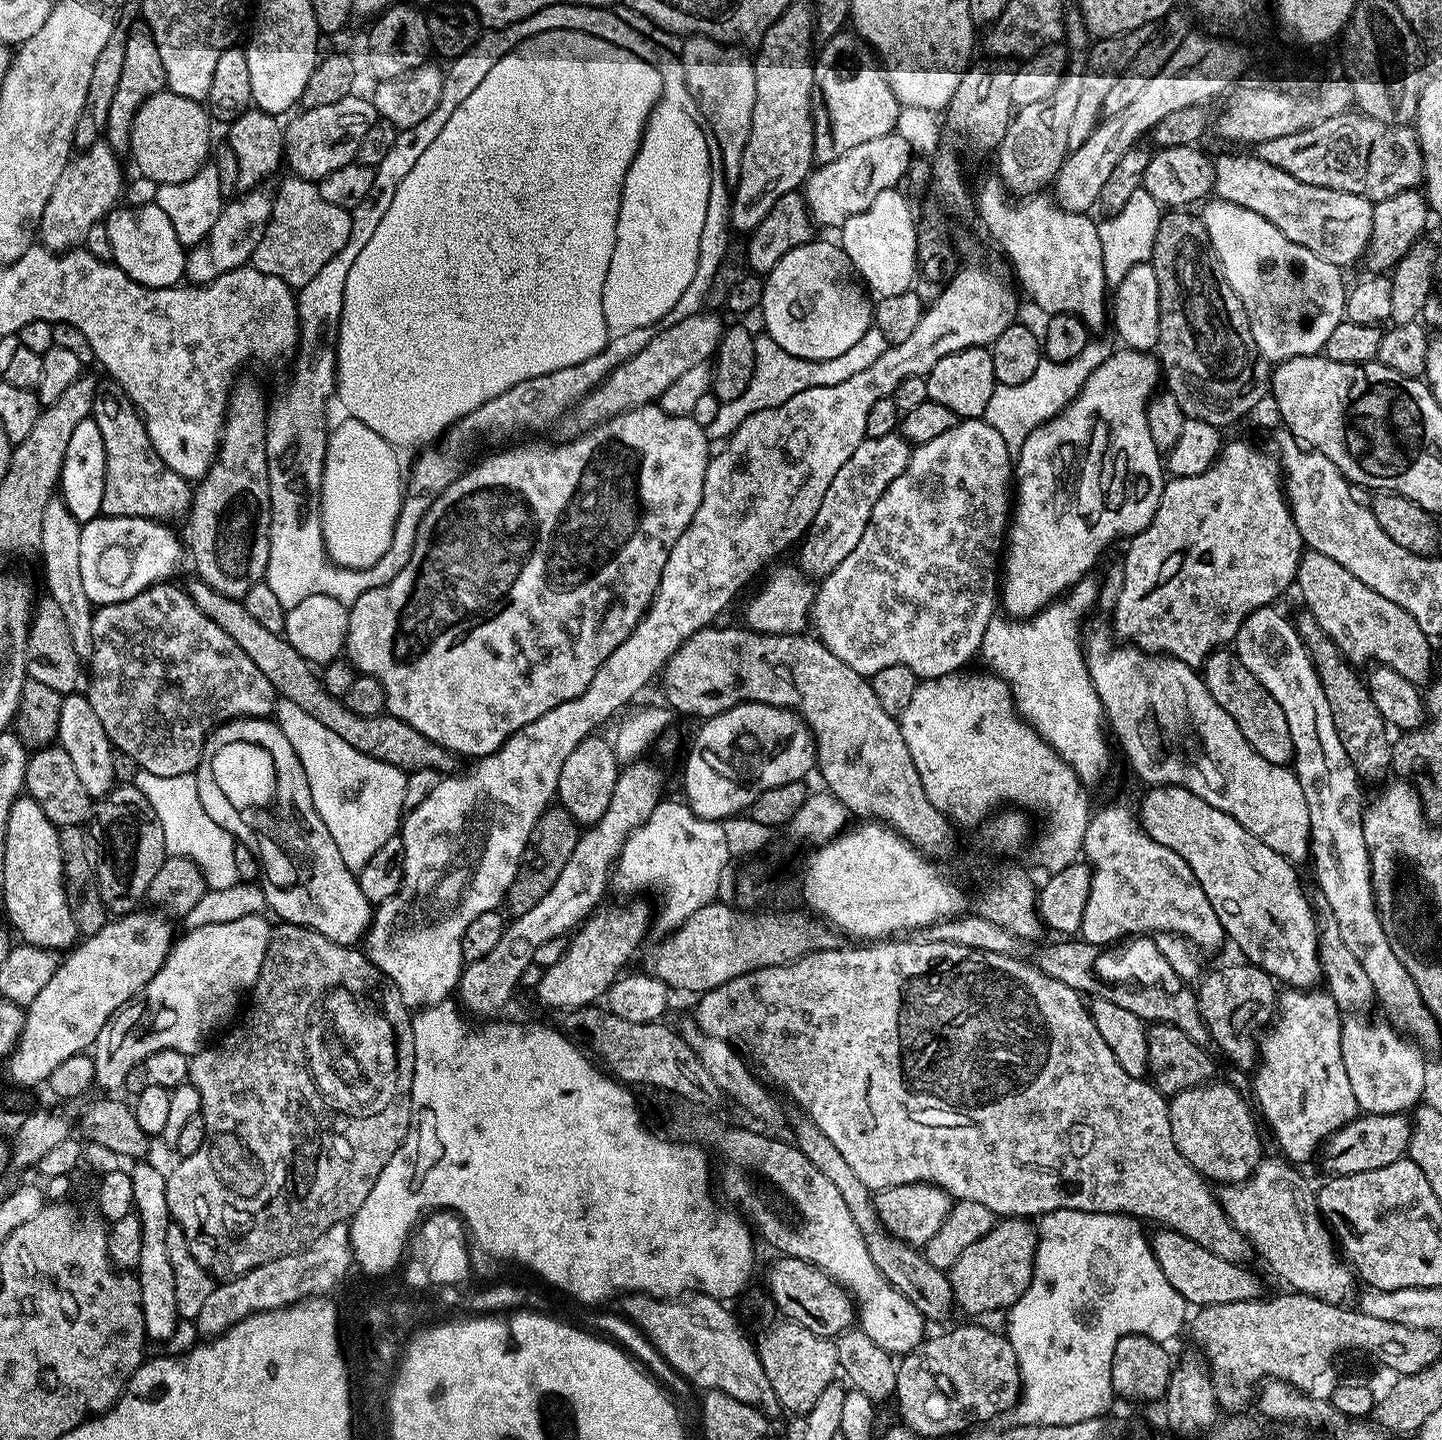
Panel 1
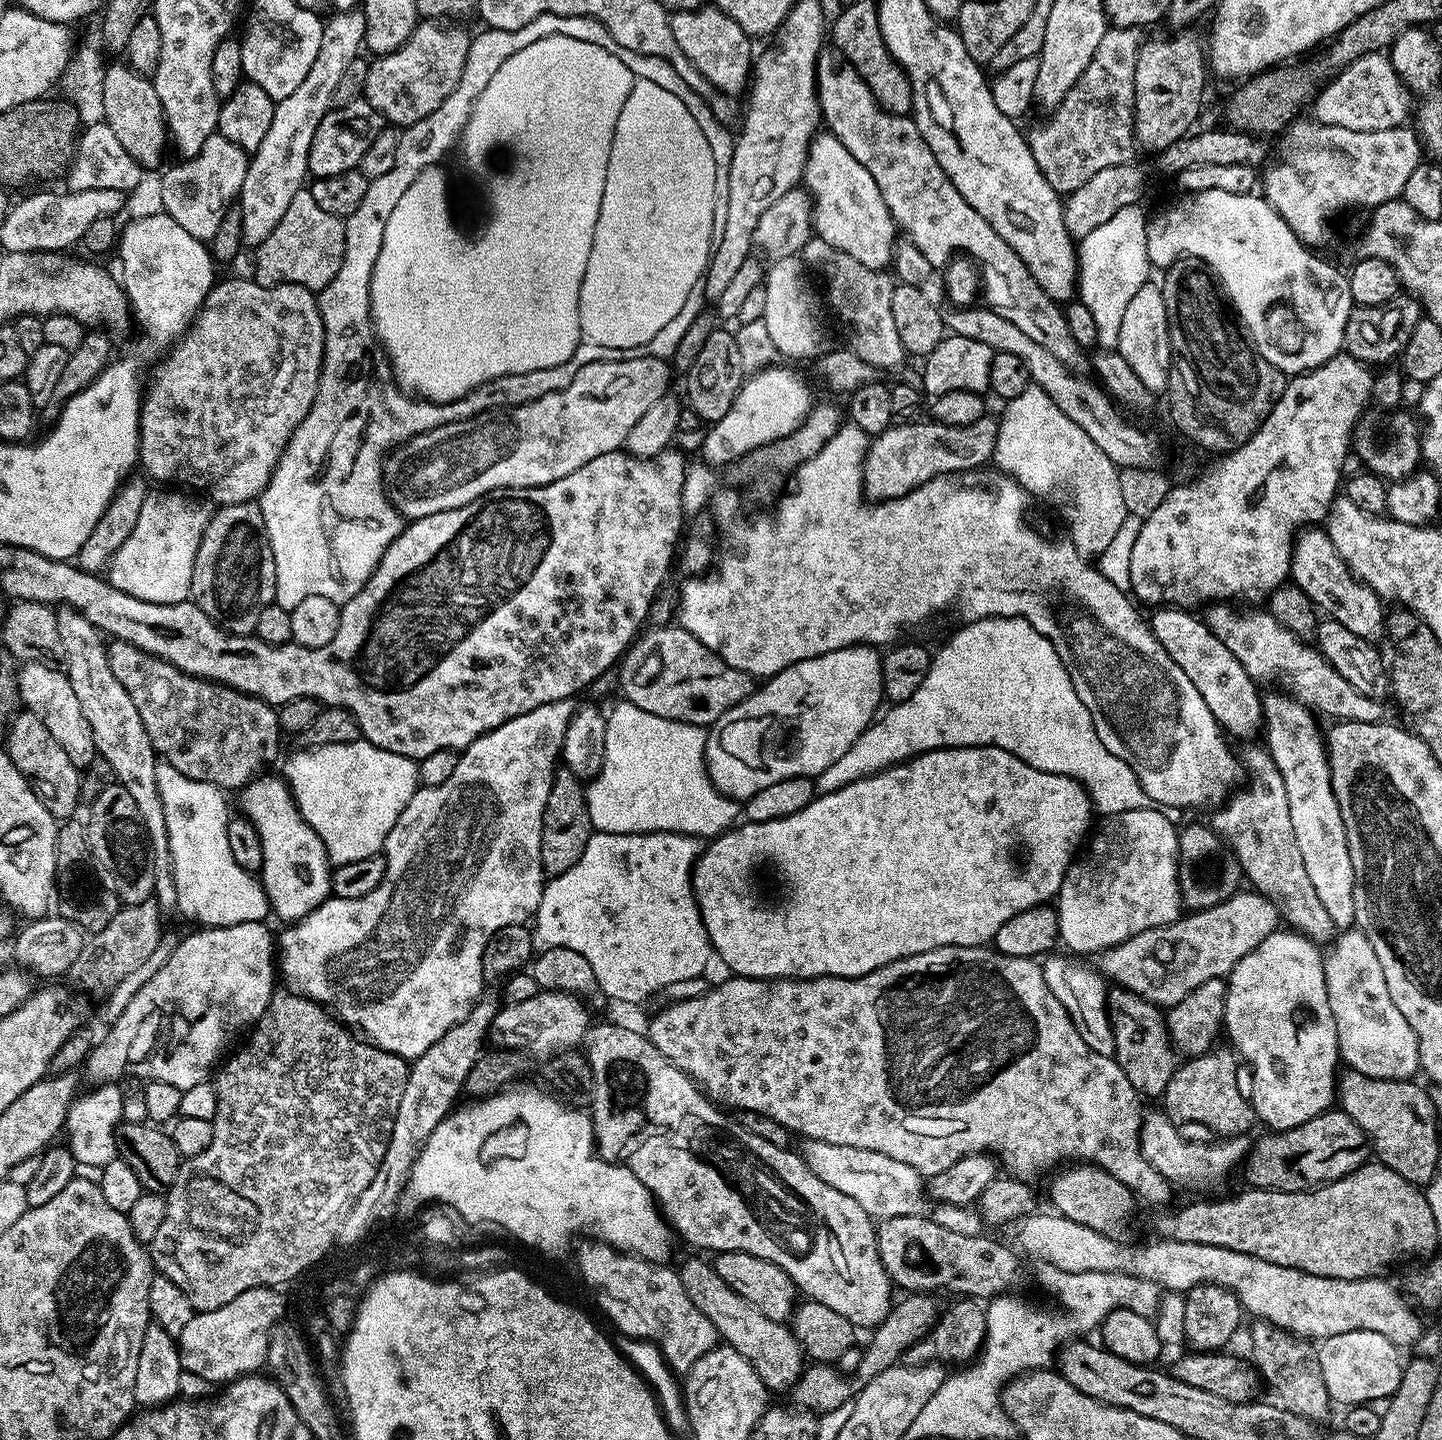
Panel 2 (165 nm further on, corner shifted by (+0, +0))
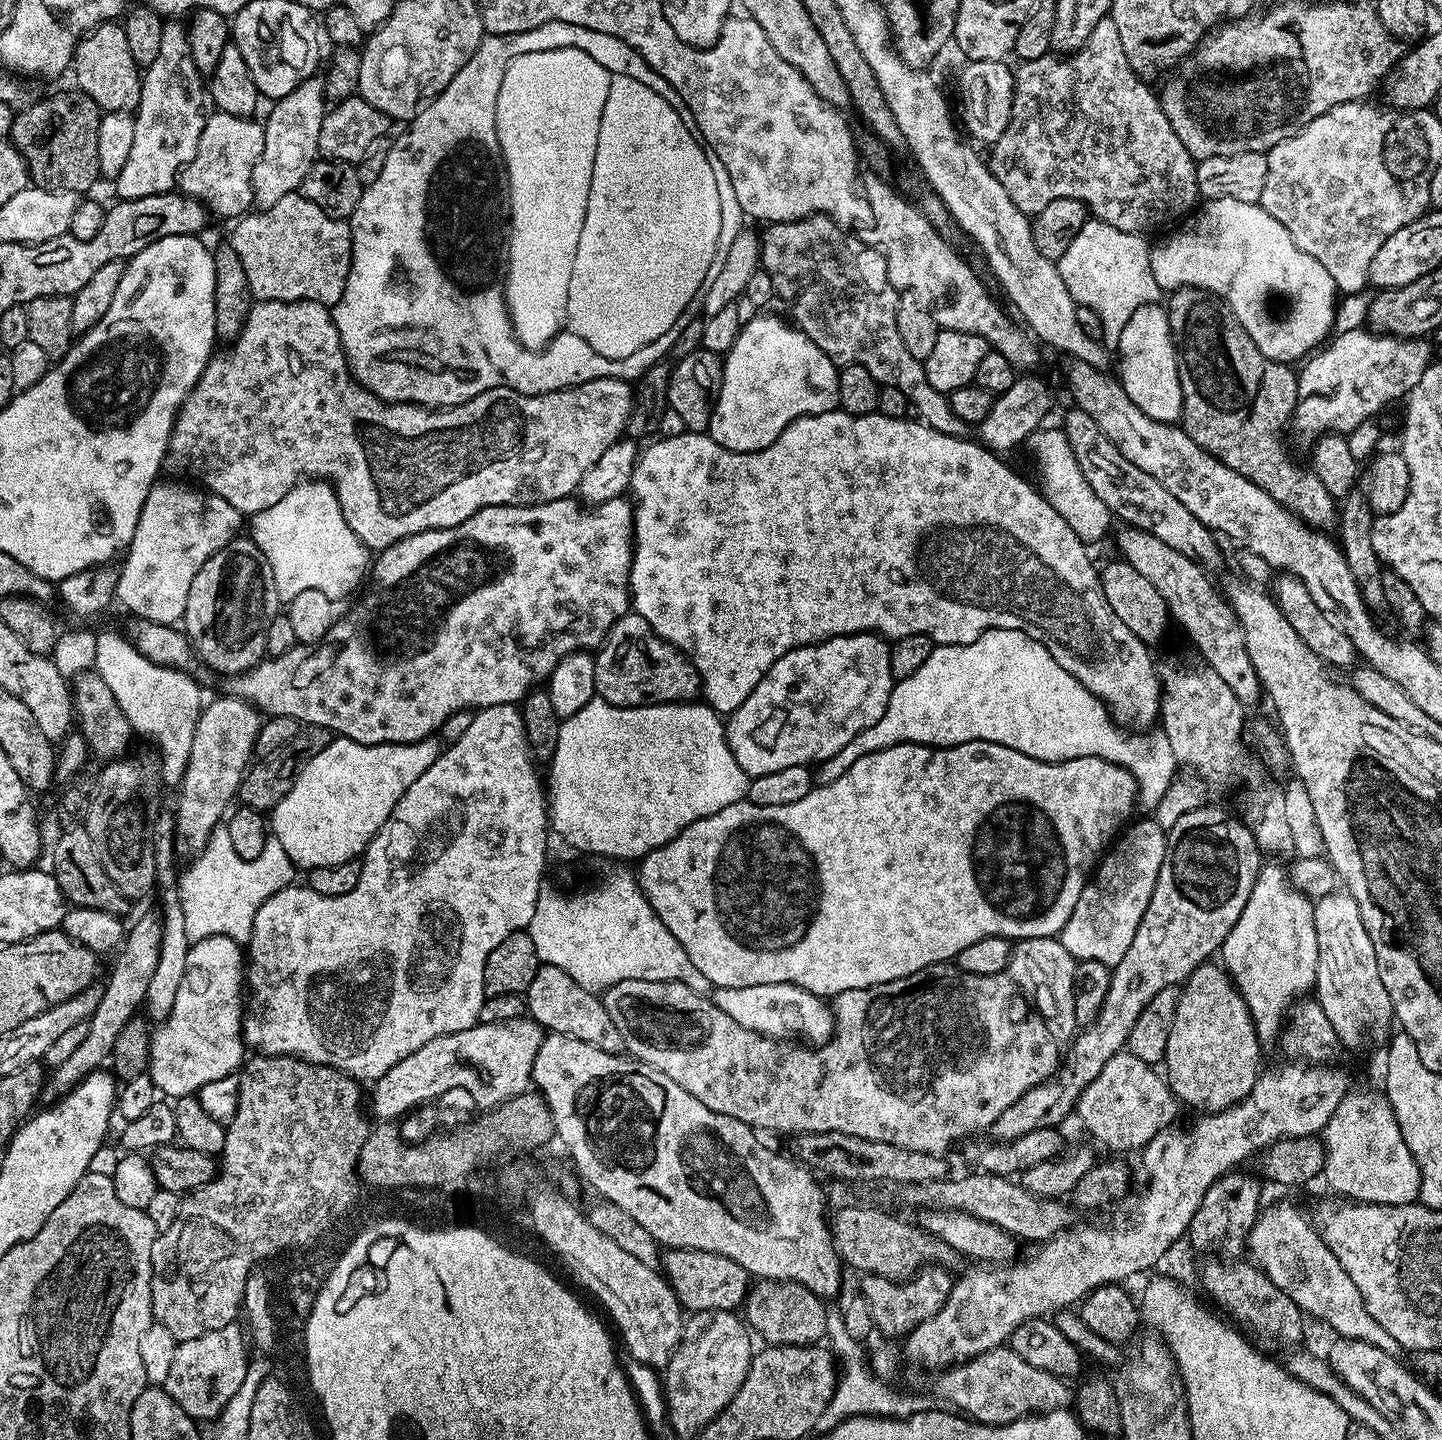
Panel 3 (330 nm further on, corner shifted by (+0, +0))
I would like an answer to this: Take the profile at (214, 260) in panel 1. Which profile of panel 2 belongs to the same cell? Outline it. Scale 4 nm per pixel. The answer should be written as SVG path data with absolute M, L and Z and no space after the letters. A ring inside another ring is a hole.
M363 11L336 12L332 17L327 17L314 66L306 70L305 80L287 98L276 101L270 131L266 133L266 138L262 138L262 146L251 153L238 197L245 245L259 246L266 238L270 238L274 226L278 226L282 214L286 214L290 207L294 194L305 187L310 176L308 159L310 142L314 142L314 130L318 130L318 122L322 122L324 115L332 108L332 95L346 66L350 66L350 62L361 55L365 30Z

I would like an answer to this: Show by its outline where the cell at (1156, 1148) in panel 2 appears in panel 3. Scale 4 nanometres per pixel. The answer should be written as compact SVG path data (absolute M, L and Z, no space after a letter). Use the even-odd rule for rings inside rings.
M1122 1050L1114 1054L1110 1062L1106 1062L1102 1074L1098 1074L1098 1078L1094 1078L1090 1086L1086 1086L1086 1090L1076 1101L1075 1115L1077 1117L1080 1115L1081 1122L1092 1131L1094 1139L1101 1140L1106 1147L1116 1151L1113 1153L1124 1154L1120 1152L1132 1151L1135 1153L1143 1149L1144 1145L1149 1144L1154 1134L1158 1134L1164 1128L1173 1127L1175 1120L1172 1119L1176 1116L1178 1101L1171 1088L1168 1087L1167 1079L1161 1073L1159 1076L1156 1071L1153 1065L1142 1062L1142 1058L1138 1058L1133 1052Z

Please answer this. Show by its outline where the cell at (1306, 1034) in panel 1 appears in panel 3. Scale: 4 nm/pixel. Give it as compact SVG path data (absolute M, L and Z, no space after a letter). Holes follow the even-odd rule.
M1261 863L1254 890L1250 890L1250 898L1246 902L1246 910L1242 910L1238 922L1234 922L1234 930L1226 934L1226 942L1220 947L1218 956L1242 994L1261 1041L1275 1041L1281 1033L1289 1008L1315 989L1318 970L1318 934L1314 926L1314 904L1295 888L1285 869L1283 872L1276 864Z

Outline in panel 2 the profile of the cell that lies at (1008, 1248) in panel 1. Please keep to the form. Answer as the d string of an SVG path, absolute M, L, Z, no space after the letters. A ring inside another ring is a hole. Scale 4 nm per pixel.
M918 1292L915 1294L908 1294L903 1297L905 1300L895 1305L892 1311L889 1312L888 1317L882 1321L881 1324L877 1324L874 1331L871 1333L872 1336L868 1340L868 1344L863 1345L864 1357L858 1365L856 1373L852 1374L850 1378L845 1378L841 1375L841 1372L836 1366L833 1366L828 1362L816 1362L811 1366L805 1367L803 1374L800 1376L800 1381L796 1383L796 1387L791 1389L790 1396L793 1396L793 1401L798 1402L799 1407L807 1408L810 1412L817 1414L823 1414L823 1412L832 1412L835 1408L843 1409L845 1405L849 1403L855 1397L858 1386L869 1384L872 1379L878 1374L882 1374L882 1370L887 1368L893 1368L895 1364L901 1363L904 1351L908 1347L919 1345L920 1341L931 1332L932 1327L936 1325L938 1319L938 1307L936 1308L937 1297L927 1292Z

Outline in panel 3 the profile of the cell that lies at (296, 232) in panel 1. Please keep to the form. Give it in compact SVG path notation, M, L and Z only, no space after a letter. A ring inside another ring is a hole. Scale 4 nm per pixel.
M295 191L286 194L286 198L282 198L279 202L274 202L274 206L263 210L249 211L247 214L239 217L235 224L236 229L232 232L230 243L234 254L238 254L238 258L242 258L242 270L246 270L246 282L250 282L250 290L257 301L313 300L325 306L331 306L340 301L342 290L346 290L346 278L350 274L350 262L352 261L352 225L348 220L330 218L330 214L318 210L318 206L314 206L314 202L310 202L306 197L300 195L299 191Z

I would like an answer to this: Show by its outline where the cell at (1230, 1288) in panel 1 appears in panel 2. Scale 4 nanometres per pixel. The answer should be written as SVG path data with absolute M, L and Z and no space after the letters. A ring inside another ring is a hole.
M1087 1162L1069 1163L1056 1174L1052 1180L1052 1204L1059 1215L1082 1226L1090 1226L1090 1230L1098 1230L1098 1234L1108 1236L1111 1240L1124 1242L1129 1239L1128 1227L1136 1216L1138 1197L1130 1191L1126 1182L1118 1182L1114 1174Z

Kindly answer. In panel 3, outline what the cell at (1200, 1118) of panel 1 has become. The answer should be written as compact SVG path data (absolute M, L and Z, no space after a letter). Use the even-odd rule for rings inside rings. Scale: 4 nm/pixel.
M1219 963L1198 966L1188 976L1182 991L1180 1001L1174 1004L1172 1028L1162 1061L1163 1067L1168 1067L1168 1087L1181 1105L1201 1108L1199 1111L1204 1114L1220 1112L1250 1094L1262 1071L1262 1041L1242 994Z

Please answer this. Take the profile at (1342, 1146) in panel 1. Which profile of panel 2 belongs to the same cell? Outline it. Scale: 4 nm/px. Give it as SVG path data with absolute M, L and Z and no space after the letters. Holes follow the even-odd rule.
M1329 1110L1310 1118L1302 1126L1294 1126L1290 1130L1265 1133L1257 1143L1251 1145L1242 1164L1244 1178L1249 1187L1267 1188L1269 1191L1306 1192L1309 1188L1318 1188L1331 1180L1342 1178L1354 1170L1358 1170L1369 1159L1370 1141L1366 1133L1342 1111Z

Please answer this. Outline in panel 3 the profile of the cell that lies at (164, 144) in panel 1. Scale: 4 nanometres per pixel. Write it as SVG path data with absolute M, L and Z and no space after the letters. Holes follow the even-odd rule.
M119 23L100 24L88 33L76 47L74 72L76 68L76 85L105 112L132 112L140 105L140 85L142 69L130 55L130 45Z

